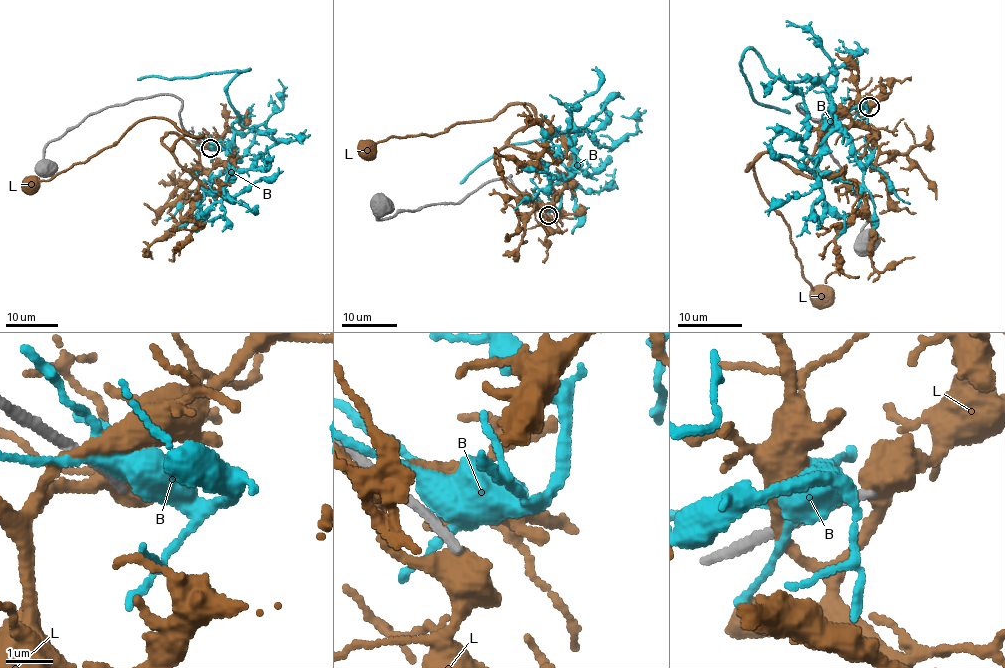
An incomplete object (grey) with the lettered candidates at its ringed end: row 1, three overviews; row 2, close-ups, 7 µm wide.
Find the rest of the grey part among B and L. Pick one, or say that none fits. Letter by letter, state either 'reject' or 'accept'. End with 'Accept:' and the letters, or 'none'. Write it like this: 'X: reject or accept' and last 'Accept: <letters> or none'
B: reject
L: reject
Accept: none

